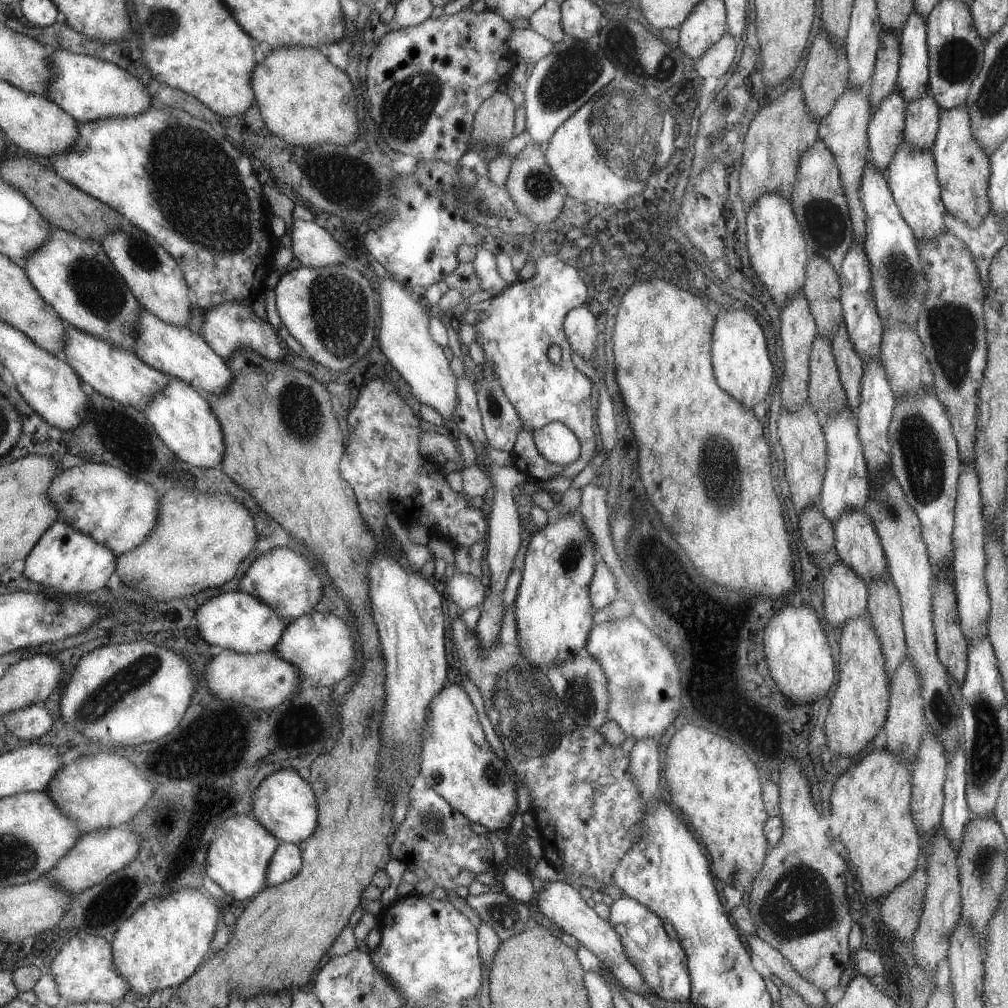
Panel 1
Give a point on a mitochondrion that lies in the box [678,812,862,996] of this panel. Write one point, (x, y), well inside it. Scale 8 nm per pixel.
(776, 900)

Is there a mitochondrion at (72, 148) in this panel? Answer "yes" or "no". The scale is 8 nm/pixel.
no

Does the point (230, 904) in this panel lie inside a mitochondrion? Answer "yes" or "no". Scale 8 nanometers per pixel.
no

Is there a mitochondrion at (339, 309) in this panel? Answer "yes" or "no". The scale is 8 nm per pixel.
yes

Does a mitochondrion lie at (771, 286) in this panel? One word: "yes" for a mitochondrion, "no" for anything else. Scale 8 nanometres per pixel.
no

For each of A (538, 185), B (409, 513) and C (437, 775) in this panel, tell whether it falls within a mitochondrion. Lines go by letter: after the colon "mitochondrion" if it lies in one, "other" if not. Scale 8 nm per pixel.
A: mitochondrion
B: other
C: mitochondrion

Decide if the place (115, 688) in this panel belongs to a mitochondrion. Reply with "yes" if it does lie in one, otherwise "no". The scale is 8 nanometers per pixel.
yes

